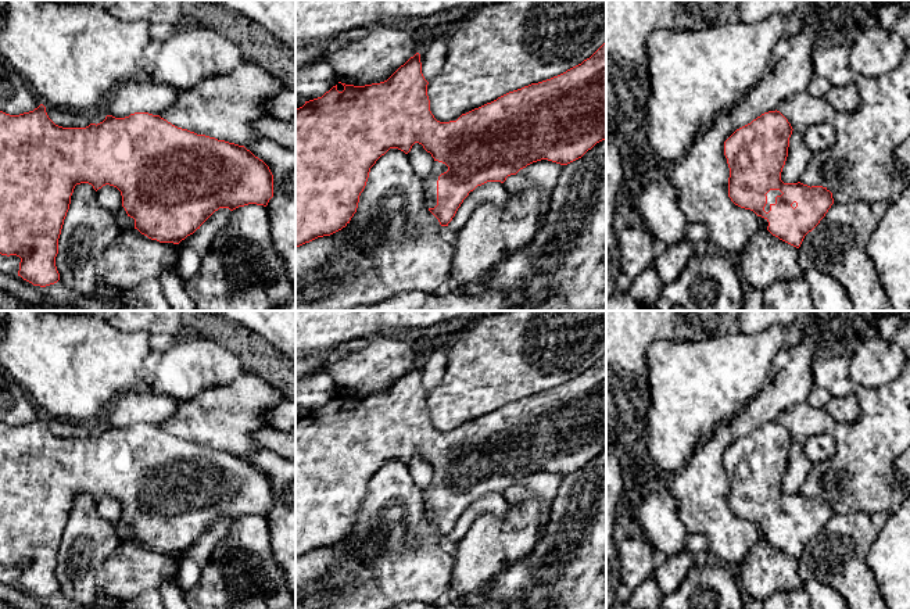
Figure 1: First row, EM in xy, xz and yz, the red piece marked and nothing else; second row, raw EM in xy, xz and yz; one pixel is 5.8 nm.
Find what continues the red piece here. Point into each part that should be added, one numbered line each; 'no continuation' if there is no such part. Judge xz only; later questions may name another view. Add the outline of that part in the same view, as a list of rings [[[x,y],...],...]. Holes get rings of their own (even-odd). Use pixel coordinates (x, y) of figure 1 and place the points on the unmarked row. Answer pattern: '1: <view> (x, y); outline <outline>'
1: xz (429, 497); outline [[[434,472],[430,490],[423,492],[426,519],[434,519],[437,516],[437,491],[438,491],[438,487],[447,481],[448,481],[448,477],[445,474]]]

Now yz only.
1: yz (771, 505); outline [[[770,501],[766,506],[767,506],[767,515],[764,517],[764,522],[769,523],[770,522],[770,516],[775,515],[775,508],[781,506],[782,504],[780,501]]]

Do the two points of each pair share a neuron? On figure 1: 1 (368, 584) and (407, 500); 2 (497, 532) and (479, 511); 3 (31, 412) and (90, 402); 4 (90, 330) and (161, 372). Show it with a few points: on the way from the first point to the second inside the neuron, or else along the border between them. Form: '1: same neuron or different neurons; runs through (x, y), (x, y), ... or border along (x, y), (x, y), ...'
1: same neuron; runs through (373, 563), (373, 555), (378, 551), (386, 520)
2: different neurons; border along (511, 505), (502, 516), (482, 515), (461, 538)
3: different neurons; border along (18, 386), (42, 412)
4: different neurons; border along (154, 361), (149, 378)

